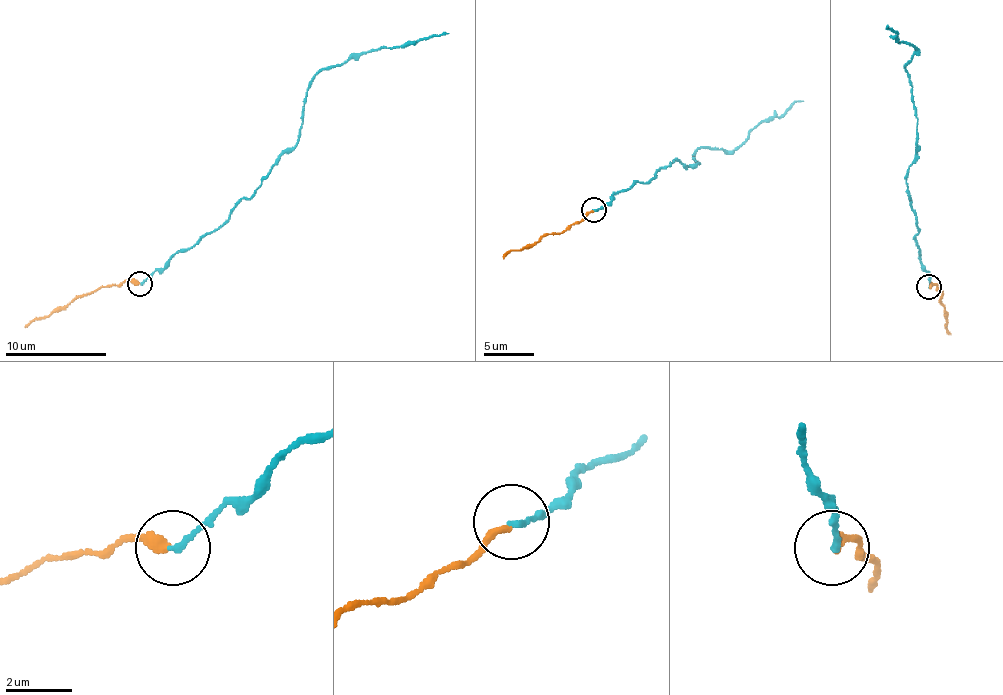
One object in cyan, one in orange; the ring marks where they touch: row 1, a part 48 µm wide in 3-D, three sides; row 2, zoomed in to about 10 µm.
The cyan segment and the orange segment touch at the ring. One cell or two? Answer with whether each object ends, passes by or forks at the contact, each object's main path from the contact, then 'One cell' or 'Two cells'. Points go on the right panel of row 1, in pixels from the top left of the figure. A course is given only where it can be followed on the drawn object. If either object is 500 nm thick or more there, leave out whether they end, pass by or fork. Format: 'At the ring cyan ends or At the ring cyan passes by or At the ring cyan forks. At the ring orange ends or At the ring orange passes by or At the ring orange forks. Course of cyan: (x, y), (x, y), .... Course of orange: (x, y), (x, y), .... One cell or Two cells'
At the ring cyan ends. At the ring orange ends. Course of cyan: (928, 286), (909, 201), (916, 141), (905, 67), (918, 53), (888, 26). Course of orange: (930, 286), (941, 290), (939, 298), (947, 323), (944, 326), (951, 334). One cell

